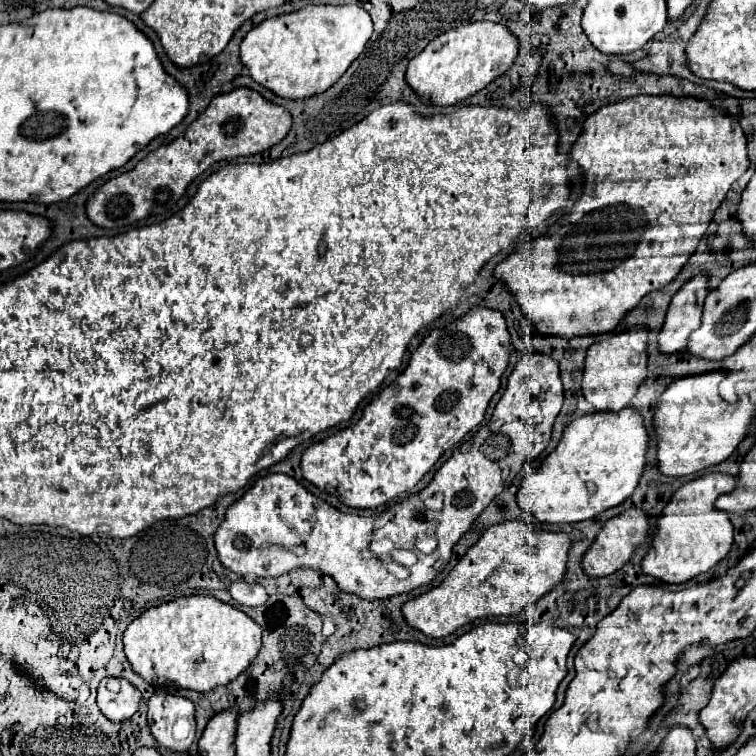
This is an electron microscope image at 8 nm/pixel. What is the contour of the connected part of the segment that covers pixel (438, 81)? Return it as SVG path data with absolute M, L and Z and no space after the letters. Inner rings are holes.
M474 21L450 29L432 39L422 53L418 53L406 69L406 81L422 97L436 105L454 105L478 91L482 91L496 77L506 73L520 51L520 39L500 23Z

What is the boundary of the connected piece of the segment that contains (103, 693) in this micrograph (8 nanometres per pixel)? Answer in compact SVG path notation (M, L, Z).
M108 677L102 679L98 685L98 697L96 697L98 709L114 723L130 719L138 711L140 699L142 699L140 691L126 679Z

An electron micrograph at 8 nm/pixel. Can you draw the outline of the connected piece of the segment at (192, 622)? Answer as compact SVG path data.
M192 595L180 597L150 611L144 611L138 619L134 619L124 631L124 653L132 665L132 671L142 677L146 683L154 683L154 679L164 679L168 683L176 683L180 689L192 689L200 693L208 693L218 685L228 685L234 681L258 655L262 647L262 629L240 609L222 603L214 597Z

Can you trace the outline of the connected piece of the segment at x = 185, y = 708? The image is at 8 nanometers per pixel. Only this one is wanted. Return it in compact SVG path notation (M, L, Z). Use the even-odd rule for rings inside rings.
M160 693L148 701L148 725L158 745L186 753L194 741L194 705L178 695Z

